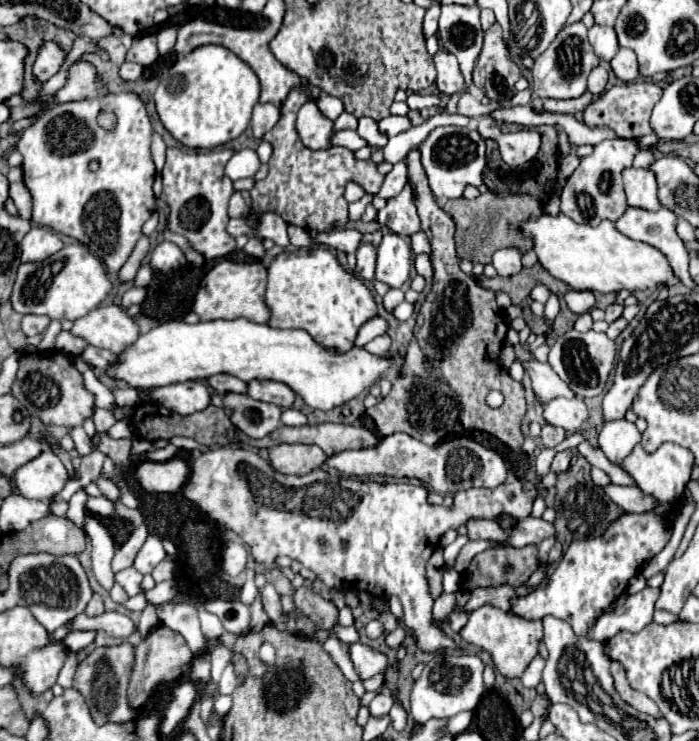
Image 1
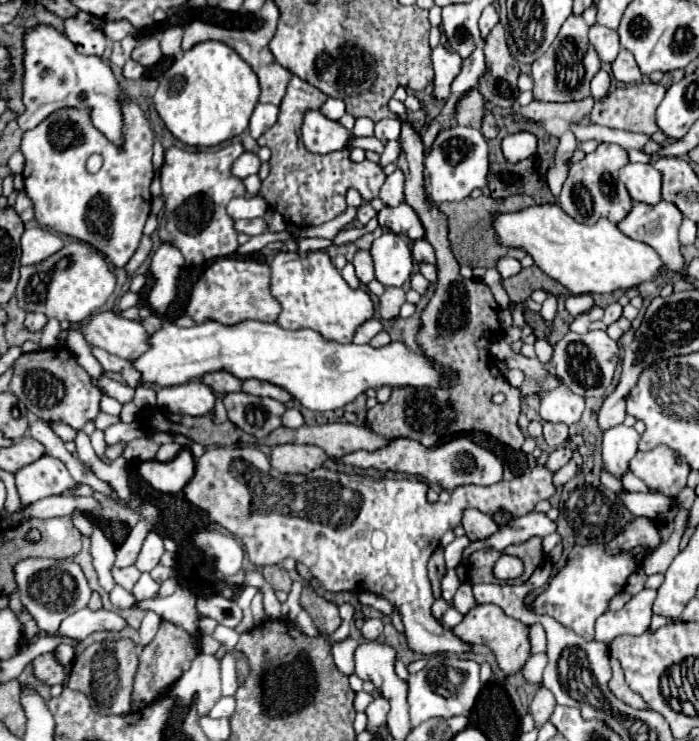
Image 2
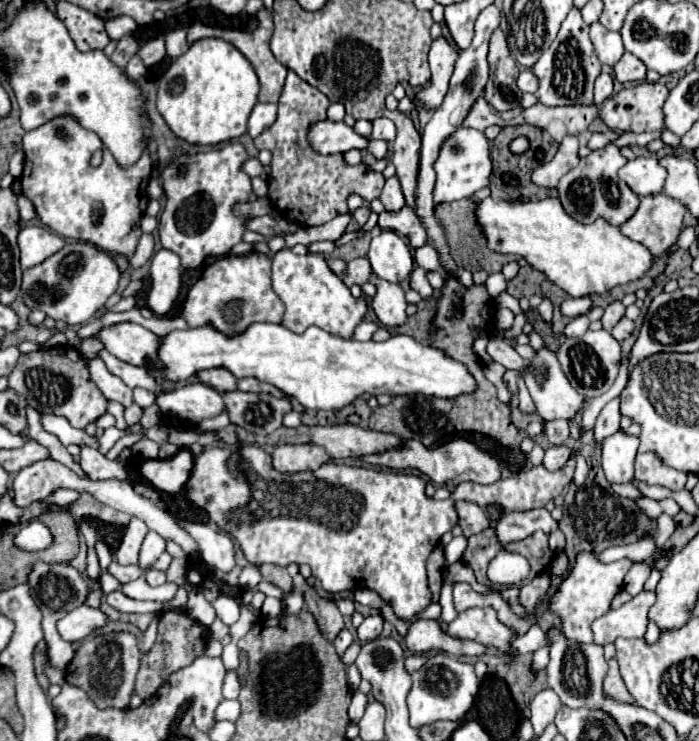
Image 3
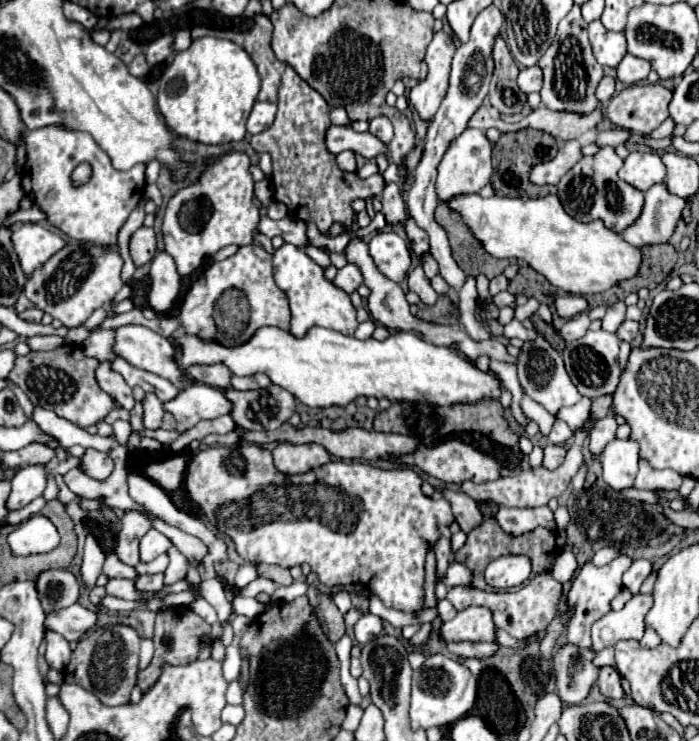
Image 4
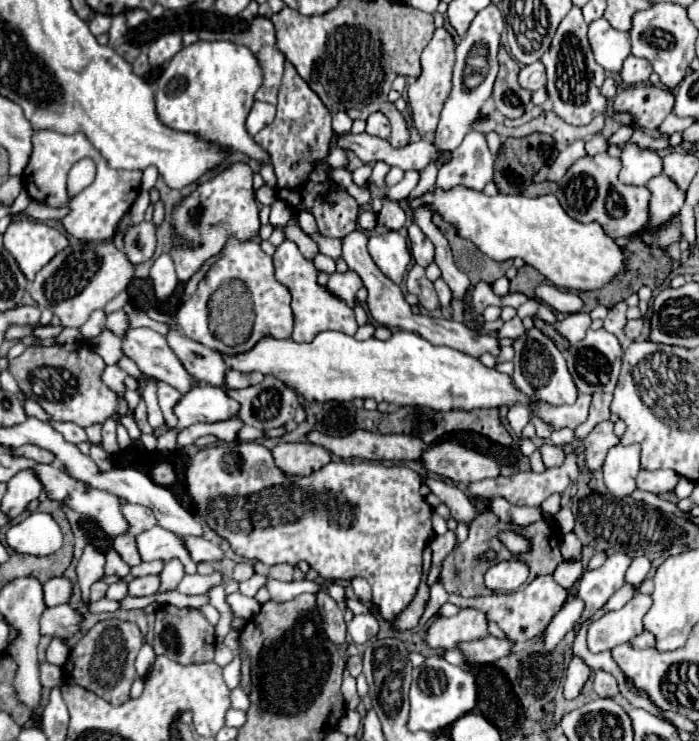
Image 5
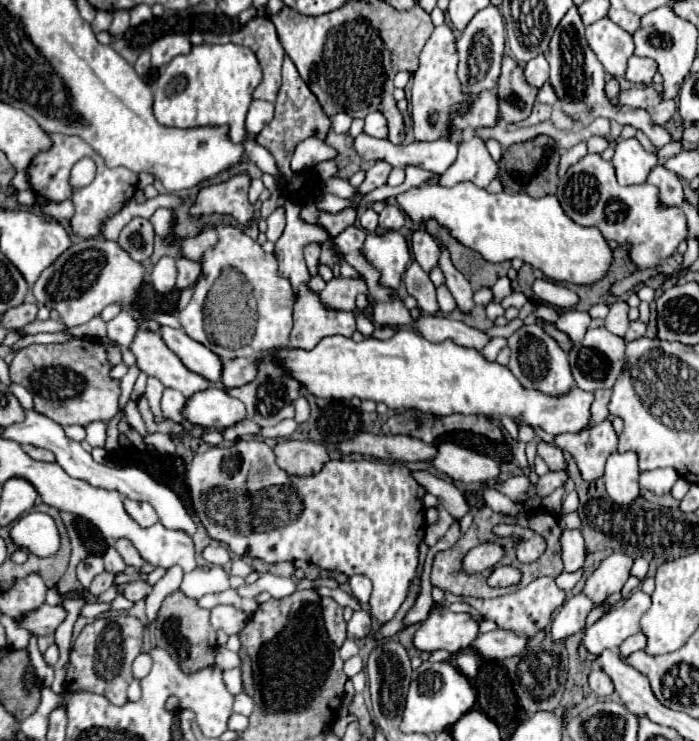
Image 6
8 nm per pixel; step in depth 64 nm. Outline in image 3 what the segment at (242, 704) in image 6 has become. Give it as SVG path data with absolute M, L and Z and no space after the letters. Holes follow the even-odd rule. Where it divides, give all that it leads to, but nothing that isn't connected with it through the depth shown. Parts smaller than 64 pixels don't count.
M228 672L224 678L224 698L238 698L240 692L240 682L236 672Z

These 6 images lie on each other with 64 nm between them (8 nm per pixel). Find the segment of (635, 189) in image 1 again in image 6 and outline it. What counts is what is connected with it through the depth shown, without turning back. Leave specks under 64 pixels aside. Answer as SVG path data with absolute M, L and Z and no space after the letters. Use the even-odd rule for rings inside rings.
M630 138L616 142L616 154L612 162L620 184L644 184L648 174L658 164L658 156L646 152L636 138Z

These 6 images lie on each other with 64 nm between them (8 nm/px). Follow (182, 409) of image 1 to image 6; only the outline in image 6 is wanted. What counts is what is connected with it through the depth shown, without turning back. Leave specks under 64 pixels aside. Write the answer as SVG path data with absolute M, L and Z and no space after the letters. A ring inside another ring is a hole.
M210 386L186 400L182 416L188 424L200 424L208 430L220 430L232 426L238 420L244 420L244 404L228 396L224 388Z

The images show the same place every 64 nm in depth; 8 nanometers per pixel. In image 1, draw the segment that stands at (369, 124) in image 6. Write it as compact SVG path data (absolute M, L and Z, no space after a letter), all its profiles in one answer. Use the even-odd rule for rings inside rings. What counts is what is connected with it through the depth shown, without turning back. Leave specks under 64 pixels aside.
M386 116L384 120L380 120L380 132L386 134L386 136L396 136L404 130L408 130L412 124L410 124L410 118L408 116Z

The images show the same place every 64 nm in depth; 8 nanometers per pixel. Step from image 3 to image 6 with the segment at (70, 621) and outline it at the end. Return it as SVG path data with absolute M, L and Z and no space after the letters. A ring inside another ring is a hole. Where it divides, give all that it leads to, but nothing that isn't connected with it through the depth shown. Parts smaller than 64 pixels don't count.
M44 604L38 612L34 612L32 616L28 616L26 620L22 620L20 624L30 630L36 636L44 636L44 634L54 634L56 626L60 626L66 620L68 612L64 606L48 606Z

